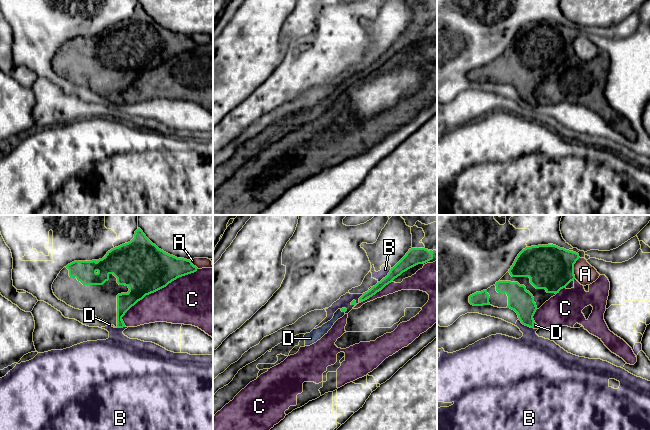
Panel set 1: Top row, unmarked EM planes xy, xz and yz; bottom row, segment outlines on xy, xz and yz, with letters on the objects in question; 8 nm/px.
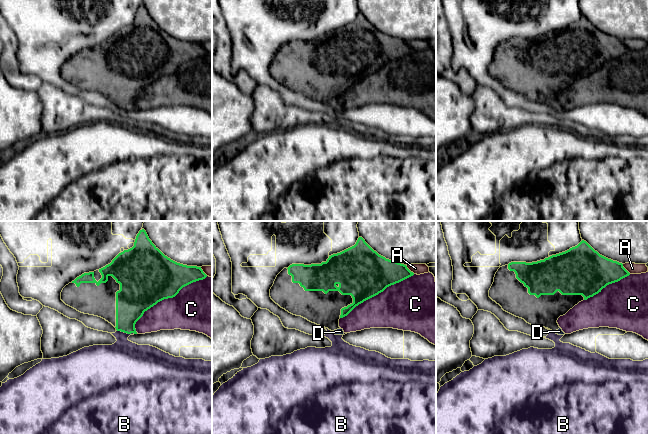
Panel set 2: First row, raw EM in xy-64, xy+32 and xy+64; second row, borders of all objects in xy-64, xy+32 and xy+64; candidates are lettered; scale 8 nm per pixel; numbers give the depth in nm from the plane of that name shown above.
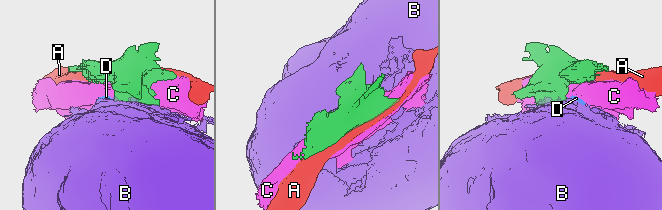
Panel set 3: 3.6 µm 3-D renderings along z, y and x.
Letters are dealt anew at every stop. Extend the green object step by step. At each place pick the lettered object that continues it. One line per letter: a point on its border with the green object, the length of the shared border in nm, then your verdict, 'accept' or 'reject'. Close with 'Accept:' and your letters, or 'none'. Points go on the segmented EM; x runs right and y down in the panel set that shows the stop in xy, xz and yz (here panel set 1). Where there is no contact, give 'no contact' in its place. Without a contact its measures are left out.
A: meets green in yz at (573, 268); contact 180 nm long; reject
B: meets green in xz at (386, 276); contact 160 nm long; reject
C: meets green in xy at (155, 291); contact 750 nm long; reject
D: meets green in xz at (342, 311); contact 50 nm long; accept
Accept: D

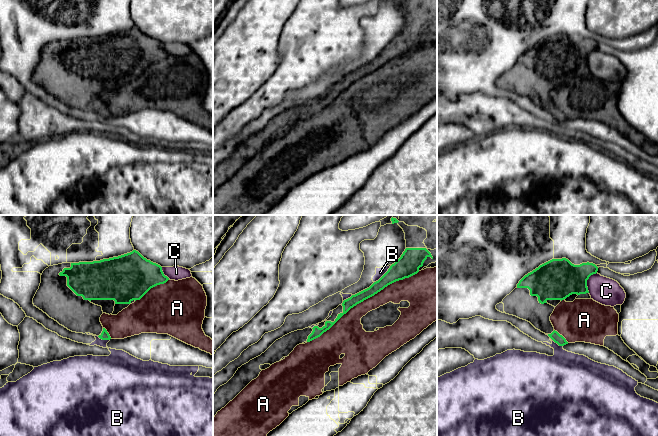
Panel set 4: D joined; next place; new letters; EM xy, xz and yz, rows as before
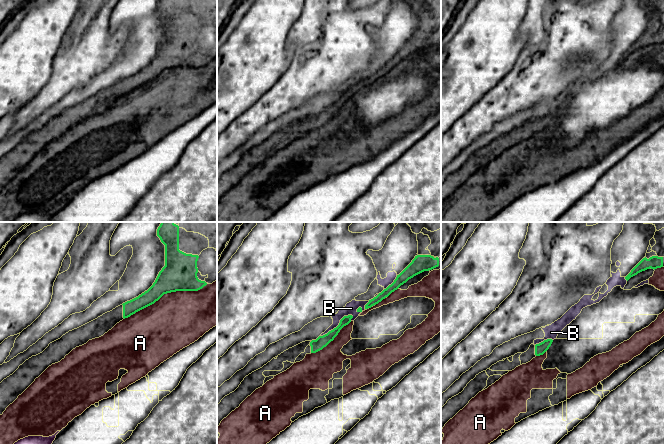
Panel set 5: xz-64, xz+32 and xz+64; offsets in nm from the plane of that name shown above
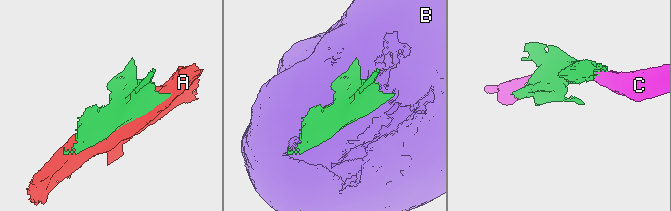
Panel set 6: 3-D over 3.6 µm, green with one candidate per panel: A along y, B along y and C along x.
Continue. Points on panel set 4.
A: meets green in xz at (363, 300); contact 1050 nm long; reject
B: meets green in xz at (384, 274); contact 200 nm long; reject
C: meets green in yz at (586, 281); contact 180 nm long; reject
Accept: none

